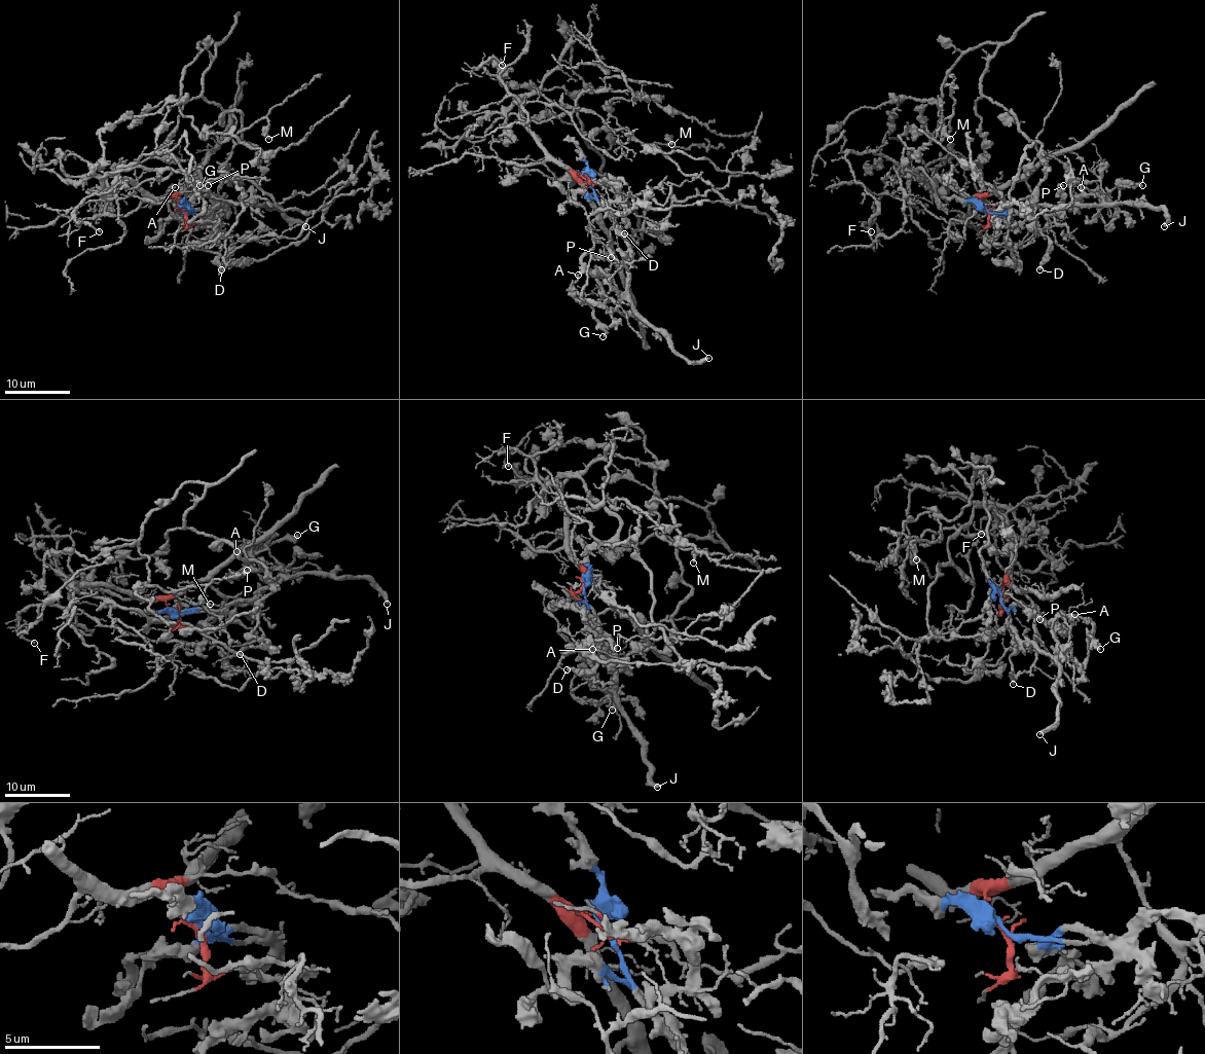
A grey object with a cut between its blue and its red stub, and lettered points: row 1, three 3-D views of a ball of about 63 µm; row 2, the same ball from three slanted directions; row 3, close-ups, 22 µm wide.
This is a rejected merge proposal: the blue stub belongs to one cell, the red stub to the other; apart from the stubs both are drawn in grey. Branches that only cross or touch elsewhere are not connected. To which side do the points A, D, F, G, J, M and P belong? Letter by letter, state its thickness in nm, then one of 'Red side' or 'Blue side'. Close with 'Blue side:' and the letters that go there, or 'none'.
A: Thickness 260 nm. Blue side
D: Thickness 280 nm. Blue side
F: Thickness 160 nm. Red side
G: Thickness 320 nm. Blue side
J: Thickness 400 nm. Blue side
M: Thickness 280 nm. Red side
P: Thickness 360 nm. Blue side
Blue side: A, D, G, J, P

